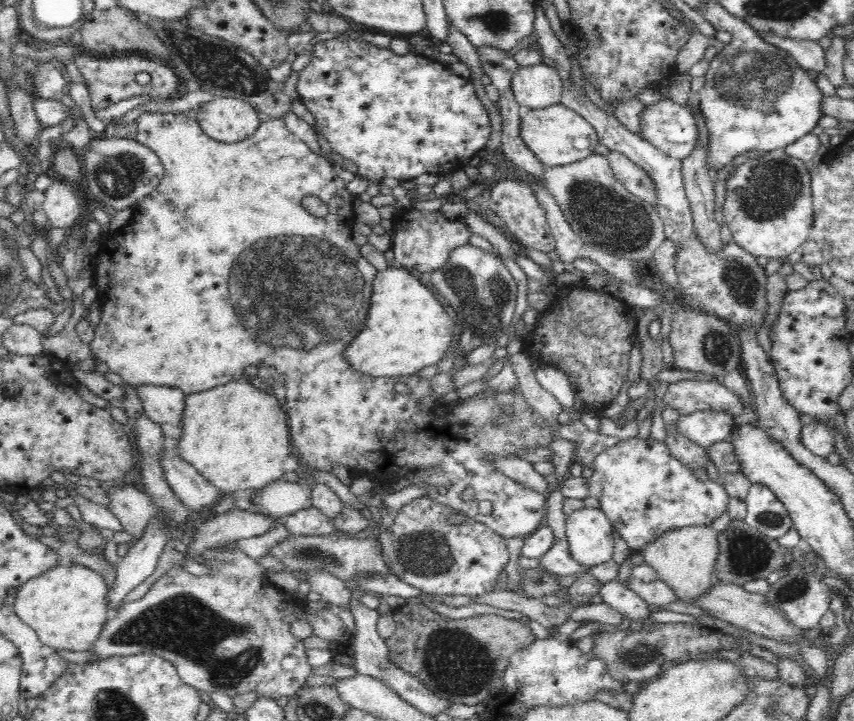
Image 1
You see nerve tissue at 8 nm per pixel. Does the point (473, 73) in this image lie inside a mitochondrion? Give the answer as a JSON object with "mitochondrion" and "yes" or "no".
{"mitochondrion":"no"}

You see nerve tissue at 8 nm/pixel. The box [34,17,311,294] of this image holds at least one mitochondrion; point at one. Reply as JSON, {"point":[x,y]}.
{"point":[215,64]}

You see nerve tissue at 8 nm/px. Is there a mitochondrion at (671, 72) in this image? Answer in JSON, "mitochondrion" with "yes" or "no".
{"mitochondrion":"no"}

